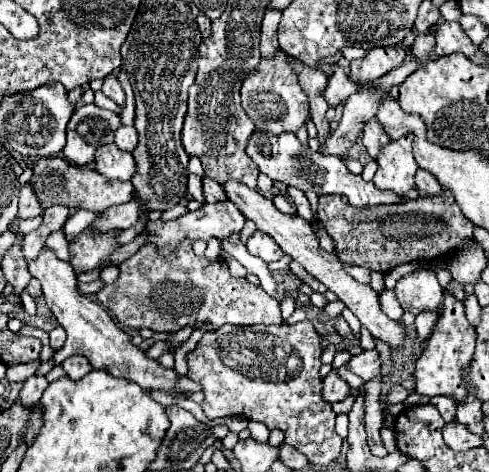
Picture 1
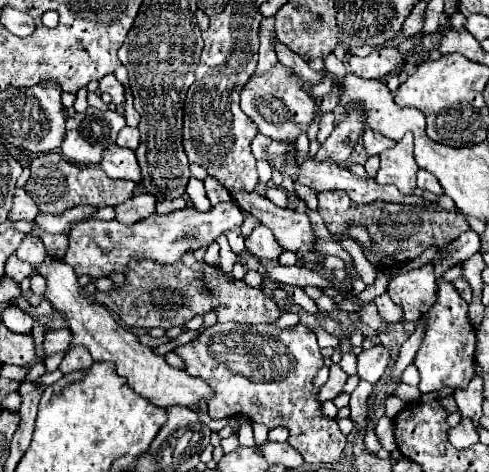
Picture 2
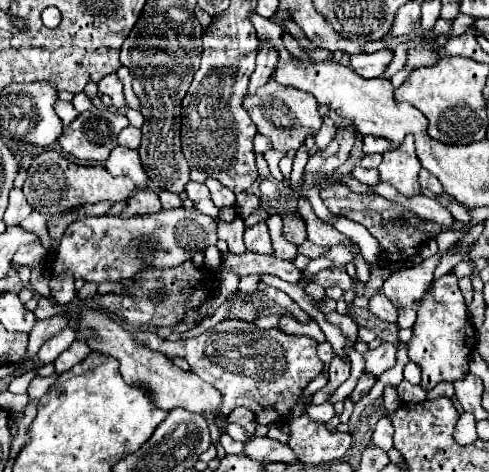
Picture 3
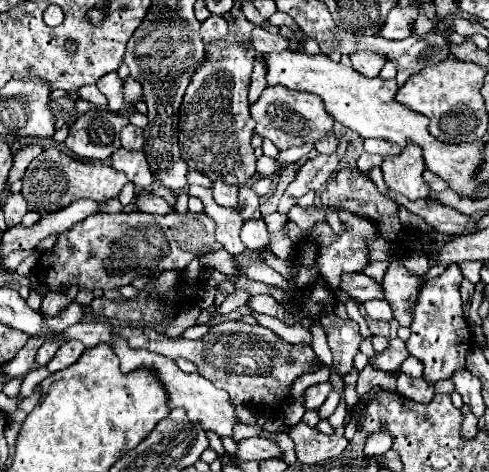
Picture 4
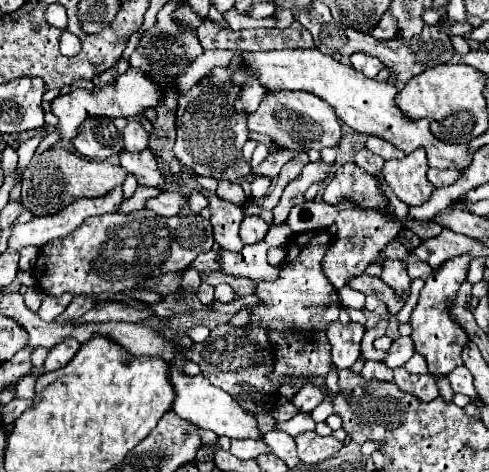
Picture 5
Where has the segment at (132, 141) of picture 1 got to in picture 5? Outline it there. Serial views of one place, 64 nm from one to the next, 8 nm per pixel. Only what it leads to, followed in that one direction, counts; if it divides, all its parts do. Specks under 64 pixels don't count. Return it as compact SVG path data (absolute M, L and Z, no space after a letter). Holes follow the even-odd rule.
M130 120L124 128L124 148L128 152L142 152L148 144L148 132L138 120Z

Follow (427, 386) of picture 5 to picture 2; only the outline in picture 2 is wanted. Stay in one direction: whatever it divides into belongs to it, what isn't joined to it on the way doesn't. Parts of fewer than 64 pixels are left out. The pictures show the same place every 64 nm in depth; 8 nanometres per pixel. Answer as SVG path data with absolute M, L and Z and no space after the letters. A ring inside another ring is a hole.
M398 384L394 390L394 396L398 396L400 400L404 400L406 404L416 402L420 398L420 390L416 386L408 386L408 384Z

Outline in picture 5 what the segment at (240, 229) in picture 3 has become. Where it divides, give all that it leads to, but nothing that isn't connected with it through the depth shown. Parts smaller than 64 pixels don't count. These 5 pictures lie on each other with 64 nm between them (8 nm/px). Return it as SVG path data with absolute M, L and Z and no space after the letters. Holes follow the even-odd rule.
M200 190L202 196L206 196L208 206L210 206L210 222L214 226L214 238L216 242L220 240L220 246L224 250L236 251L242 249L242 242L238 236L238 228L240 222L244 218L244 212L240 206L236 204L224 204L224 200L220 200L214 192L210 190Z

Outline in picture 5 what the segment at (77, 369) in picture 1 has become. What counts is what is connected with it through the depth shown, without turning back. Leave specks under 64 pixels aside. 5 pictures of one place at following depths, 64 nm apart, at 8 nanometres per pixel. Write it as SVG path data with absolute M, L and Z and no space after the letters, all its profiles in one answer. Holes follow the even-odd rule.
M64 340L64 344L58 344L56 348L50 348L50 354L48 354L46 364L44 364L44 372L64 368L76 356L78 350L80 350L78 340Z

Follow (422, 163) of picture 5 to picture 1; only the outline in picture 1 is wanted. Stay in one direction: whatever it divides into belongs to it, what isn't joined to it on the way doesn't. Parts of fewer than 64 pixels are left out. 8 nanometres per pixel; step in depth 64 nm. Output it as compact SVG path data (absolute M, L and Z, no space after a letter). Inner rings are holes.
M406 134L398 140L390 140L386 146L380 146L376 156L378 172L374 176L376 188L390 190L398 196L404 196L414 188L414 174L418 164L412 156L412 140L414 134Z

